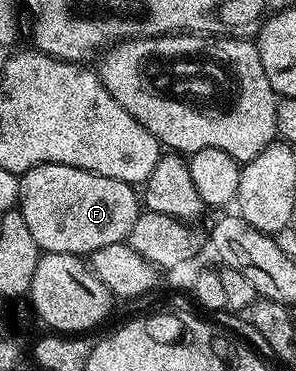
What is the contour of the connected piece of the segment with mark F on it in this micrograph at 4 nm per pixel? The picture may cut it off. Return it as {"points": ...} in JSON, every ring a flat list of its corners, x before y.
{"points":[[37,165,21,174,16,209,21,213,24,223,28,223,28,232,32,239,36,239,39,250,89,255,100,247,117,245,129,238,132,223,136,223,140,212,140,197,135,186,120,179,108,179,104,175,67,165]]}

